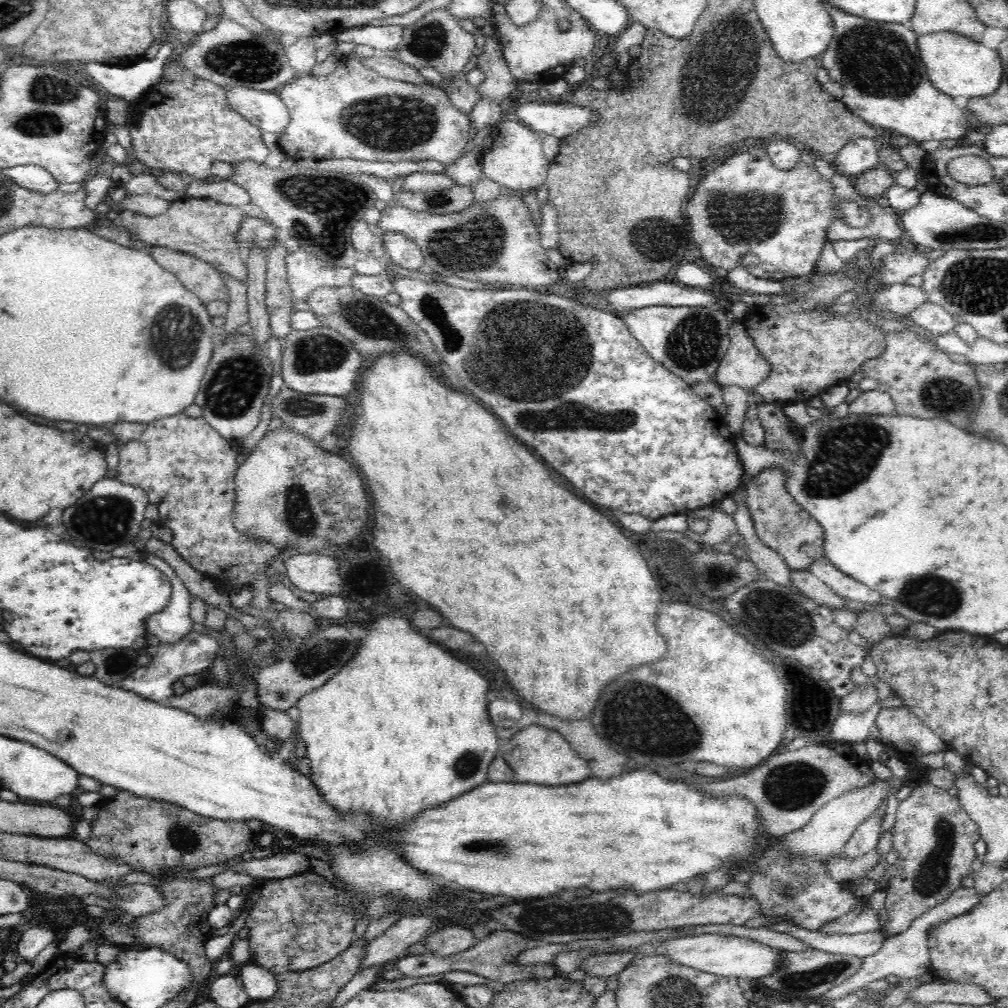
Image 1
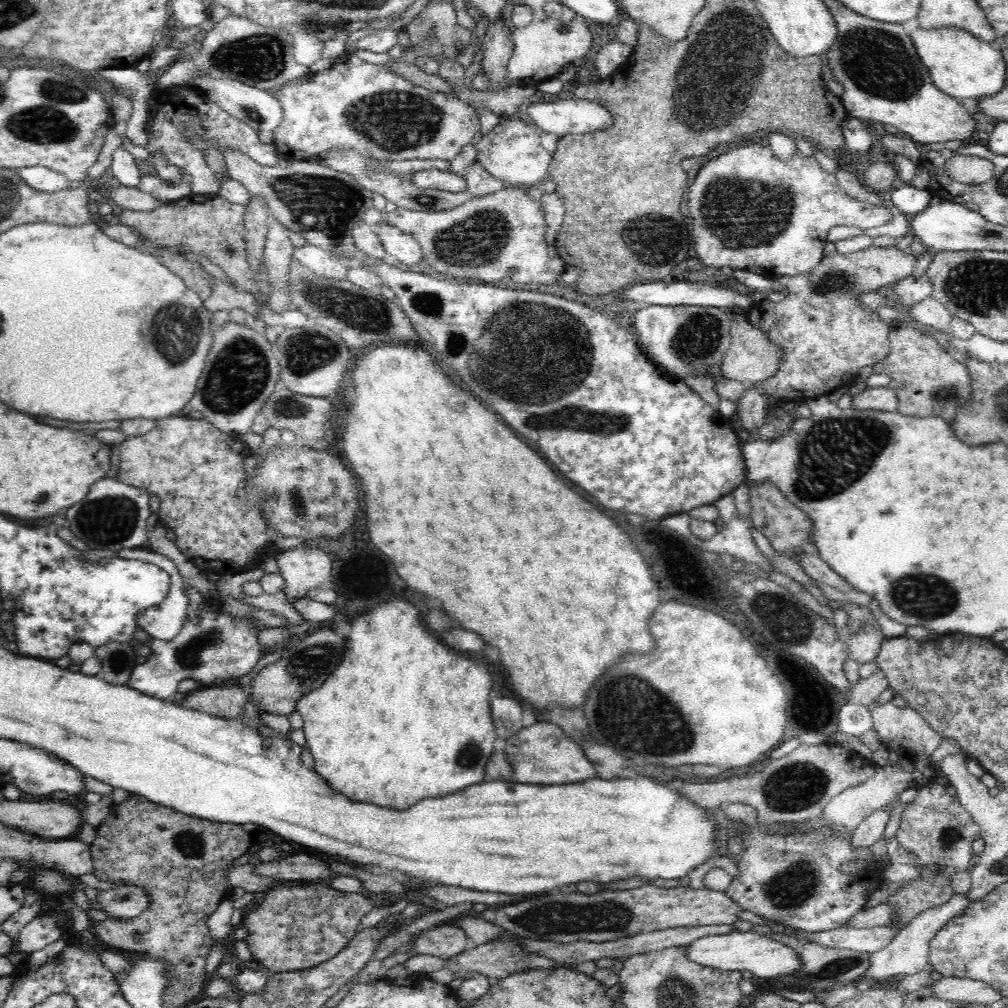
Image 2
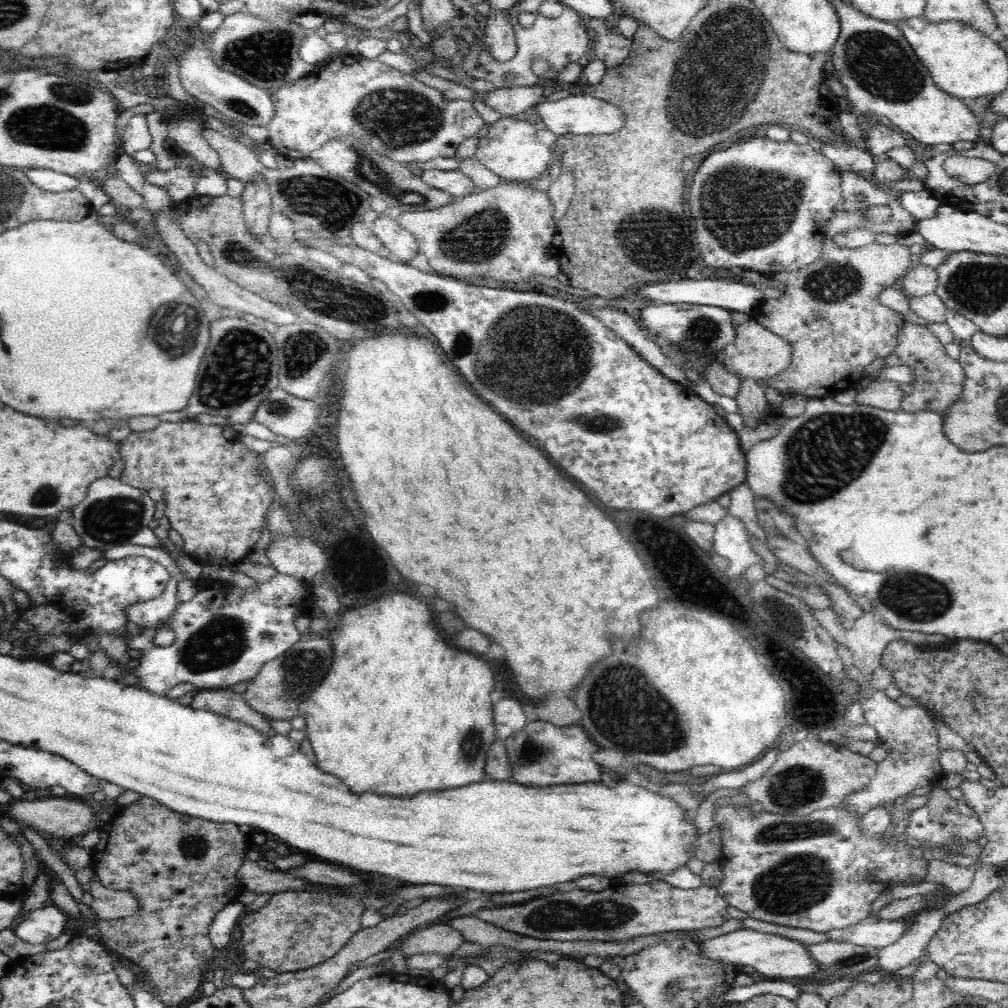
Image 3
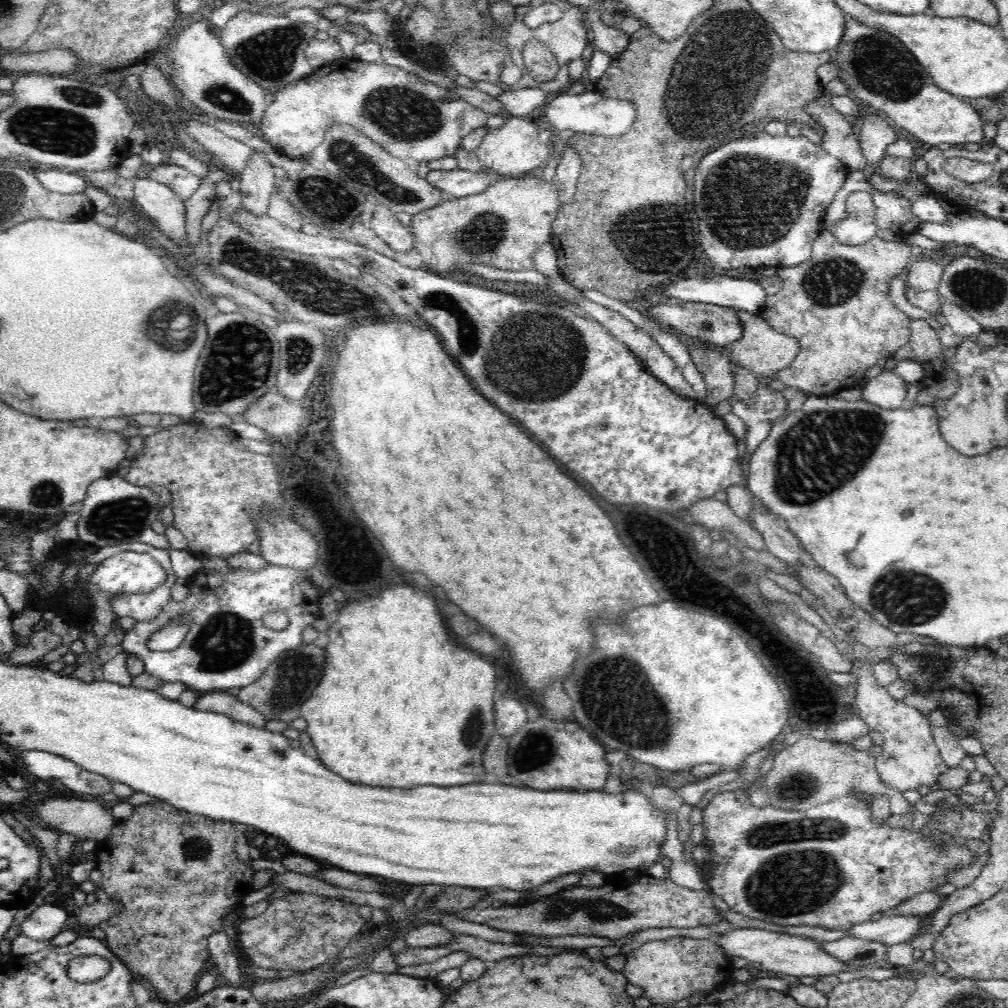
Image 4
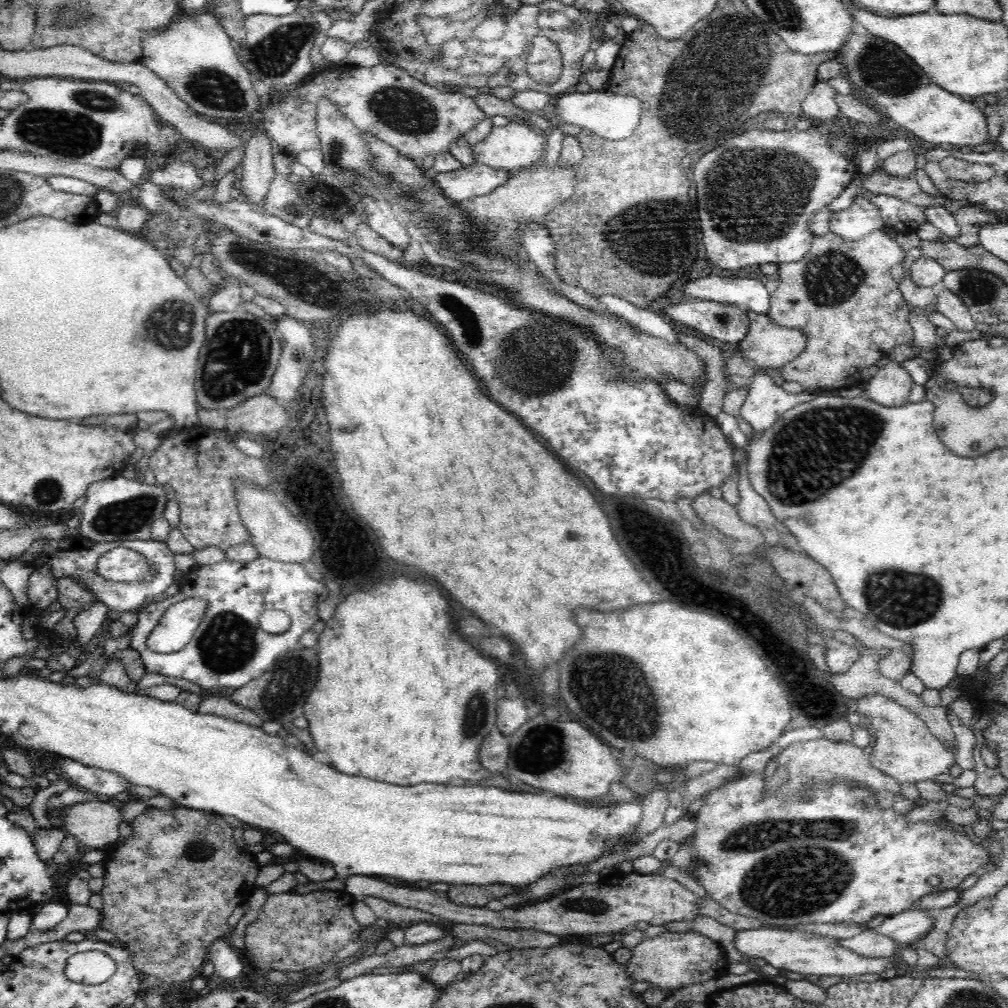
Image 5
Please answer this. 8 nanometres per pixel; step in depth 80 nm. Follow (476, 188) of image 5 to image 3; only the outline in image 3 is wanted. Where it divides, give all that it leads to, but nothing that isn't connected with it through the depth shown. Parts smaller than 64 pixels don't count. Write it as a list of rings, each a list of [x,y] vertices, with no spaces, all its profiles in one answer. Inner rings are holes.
[[[459,168],[456,170],[424,170],[420,174],[420,179],[428,186],[446,191],[457,198],[474,193],[474,183]]]

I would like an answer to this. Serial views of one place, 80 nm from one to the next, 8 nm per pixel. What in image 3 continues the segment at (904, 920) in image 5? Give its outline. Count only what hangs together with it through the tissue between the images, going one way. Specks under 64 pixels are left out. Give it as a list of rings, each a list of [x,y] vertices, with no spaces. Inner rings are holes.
[[[908,921],[862,922],[825,932],[826,941],[848,942],[856,946],[884,948],[898,940]]]

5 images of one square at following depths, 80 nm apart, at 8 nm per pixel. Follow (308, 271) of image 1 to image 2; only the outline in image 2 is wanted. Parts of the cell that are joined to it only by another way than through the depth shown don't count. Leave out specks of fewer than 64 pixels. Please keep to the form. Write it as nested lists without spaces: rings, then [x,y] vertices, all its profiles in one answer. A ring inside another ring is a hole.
[[[305,244],[296,247],[291,259],[296,259],[298,263],[308,267],[316,276],[326,279],[345,281],[349,268],[336,257],[330,257],[326,251],[312,245]]]

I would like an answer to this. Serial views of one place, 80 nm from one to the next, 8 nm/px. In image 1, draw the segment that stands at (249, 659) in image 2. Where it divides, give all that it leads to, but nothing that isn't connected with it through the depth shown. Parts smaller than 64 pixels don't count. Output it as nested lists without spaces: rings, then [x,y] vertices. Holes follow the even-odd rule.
[[[196,631],[188,634],[178,644],[160,643],[152,661],[145,667],[138,667],[128,678],[120,682],[120,689],[130,691],[139,698],[152,702],[162,702],[173,696],[172,683],[188,674],[210,671],[210,661],[218,652],[218,642],[210,636]]]

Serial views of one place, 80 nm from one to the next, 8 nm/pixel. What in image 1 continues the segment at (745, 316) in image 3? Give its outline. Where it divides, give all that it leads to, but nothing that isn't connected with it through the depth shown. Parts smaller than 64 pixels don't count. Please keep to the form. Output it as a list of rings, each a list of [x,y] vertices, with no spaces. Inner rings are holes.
[[[735,322],[729,328],[729,339],[731,346],[724,354],[712,381],[721,388],[740,386],[754,390],[770,374],[770,365],[756,349],[743,322]]]

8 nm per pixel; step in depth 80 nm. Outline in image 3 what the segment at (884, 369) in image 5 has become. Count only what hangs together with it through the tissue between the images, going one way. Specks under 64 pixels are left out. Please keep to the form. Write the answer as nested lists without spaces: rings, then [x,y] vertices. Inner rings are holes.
[[[873,380],[865,389],[857,394],[855,403],[882,410],[900,411],[902,396],[904,396],[904,393],[896,385],[896,381]]]

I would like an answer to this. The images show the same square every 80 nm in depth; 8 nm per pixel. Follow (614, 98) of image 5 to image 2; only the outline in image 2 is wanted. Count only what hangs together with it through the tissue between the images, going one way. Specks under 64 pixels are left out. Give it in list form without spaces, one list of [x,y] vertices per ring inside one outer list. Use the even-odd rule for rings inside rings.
[[[590,100],[533,101],[527,115],[540,132],[559,137],[584,135],[604,131],[612,127],[614,117],[604,106]]]

